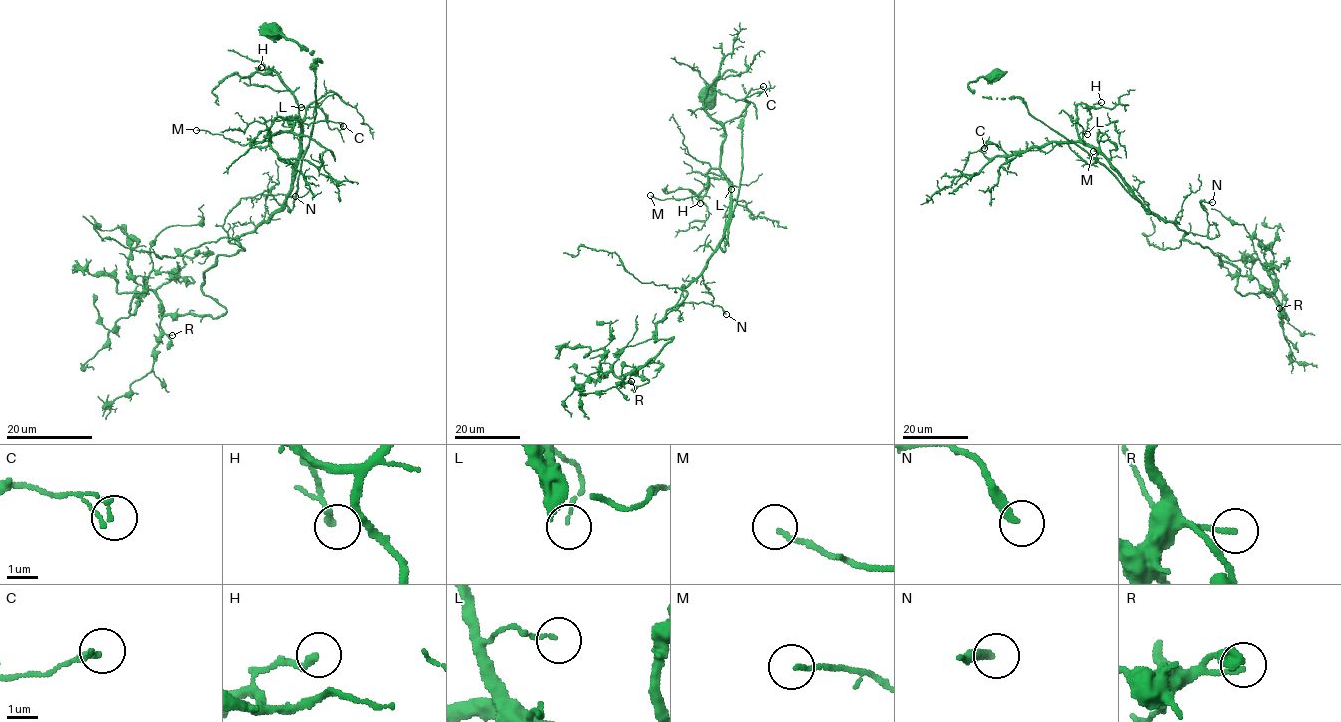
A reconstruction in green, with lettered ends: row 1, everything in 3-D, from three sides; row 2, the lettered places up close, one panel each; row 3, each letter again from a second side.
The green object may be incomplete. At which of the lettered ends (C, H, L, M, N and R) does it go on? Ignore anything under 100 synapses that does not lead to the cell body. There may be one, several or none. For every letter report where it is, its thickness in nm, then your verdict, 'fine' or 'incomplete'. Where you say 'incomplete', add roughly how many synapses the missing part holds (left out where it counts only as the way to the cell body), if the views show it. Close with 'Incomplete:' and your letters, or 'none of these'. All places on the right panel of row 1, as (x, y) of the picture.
C: place (984, 148); calibre 160 nm; fine
H: place (1101, 102); calibre 240 nm; fine
L: place (1087, 134); calibre 80 nm; fine
M: place (1093, 151); calibre 150 nm; fine
N: place (1212, 202); calibre 320 nm; fine
R: place (1279, 308); calibre 150 nm; fine
Incomplete: none of these

